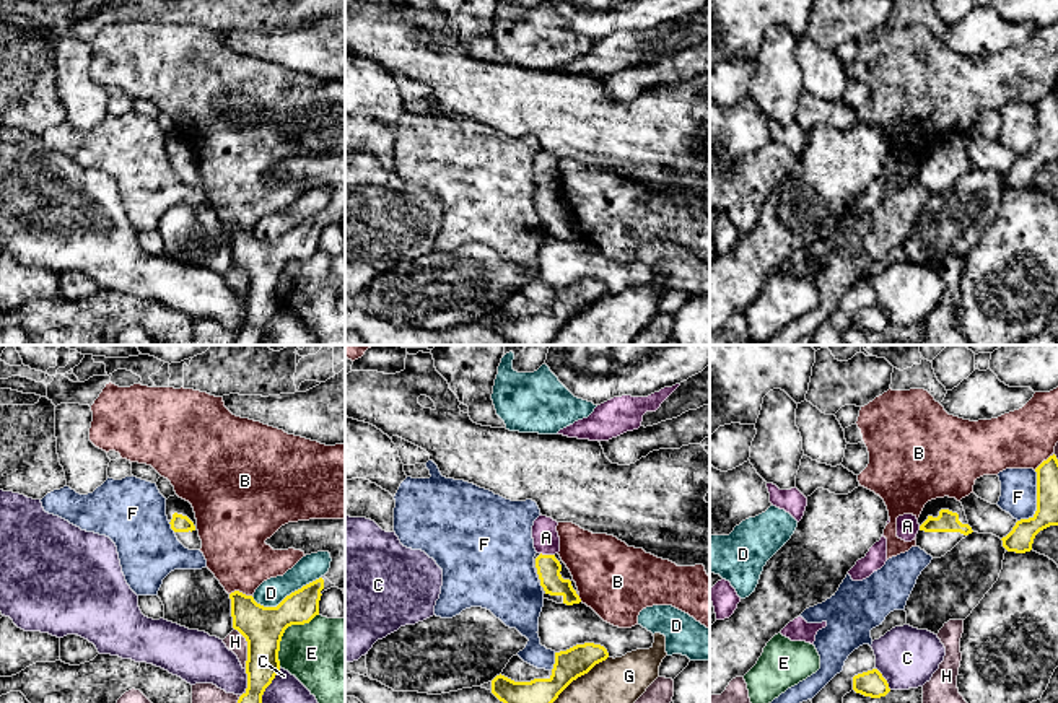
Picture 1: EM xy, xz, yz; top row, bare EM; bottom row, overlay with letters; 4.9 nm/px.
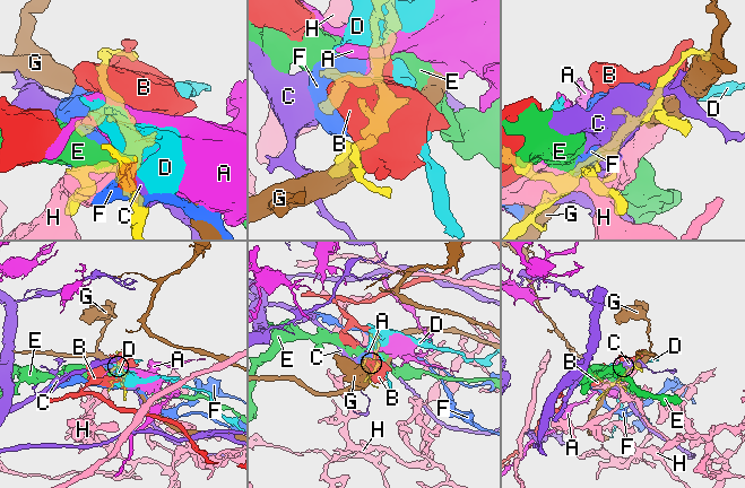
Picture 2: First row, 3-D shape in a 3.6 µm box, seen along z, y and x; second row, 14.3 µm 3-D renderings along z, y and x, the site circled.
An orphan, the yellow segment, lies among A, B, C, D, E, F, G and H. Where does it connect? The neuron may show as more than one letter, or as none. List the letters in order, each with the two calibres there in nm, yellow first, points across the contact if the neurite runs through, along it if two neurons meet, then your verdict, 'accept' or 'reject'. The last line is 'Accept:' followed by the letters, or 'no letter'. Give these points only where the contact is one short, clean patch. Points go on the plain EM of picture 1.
A: 120/130 nm | accept
B: 200/320 nm | reject
C: 170/240 nm | reject
D: 200/140 nm | reject
E: 200/380 nm | reject
F: 120/180 nm | reject
G: 180/340 nm | reject
H: 200/100 nm | reject
Accept: A

